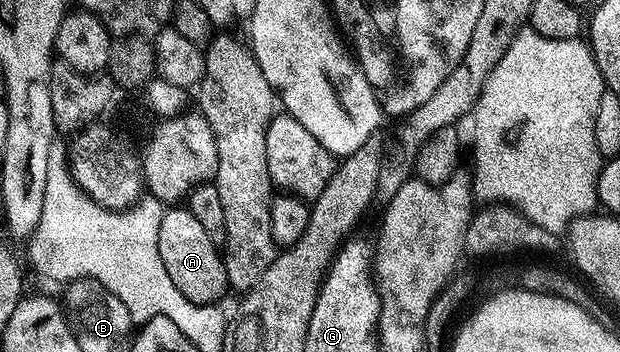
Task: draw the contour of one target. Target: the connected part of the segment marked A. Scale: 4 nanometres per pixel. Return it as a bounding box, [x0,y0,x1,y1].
[157,205,229,307]

